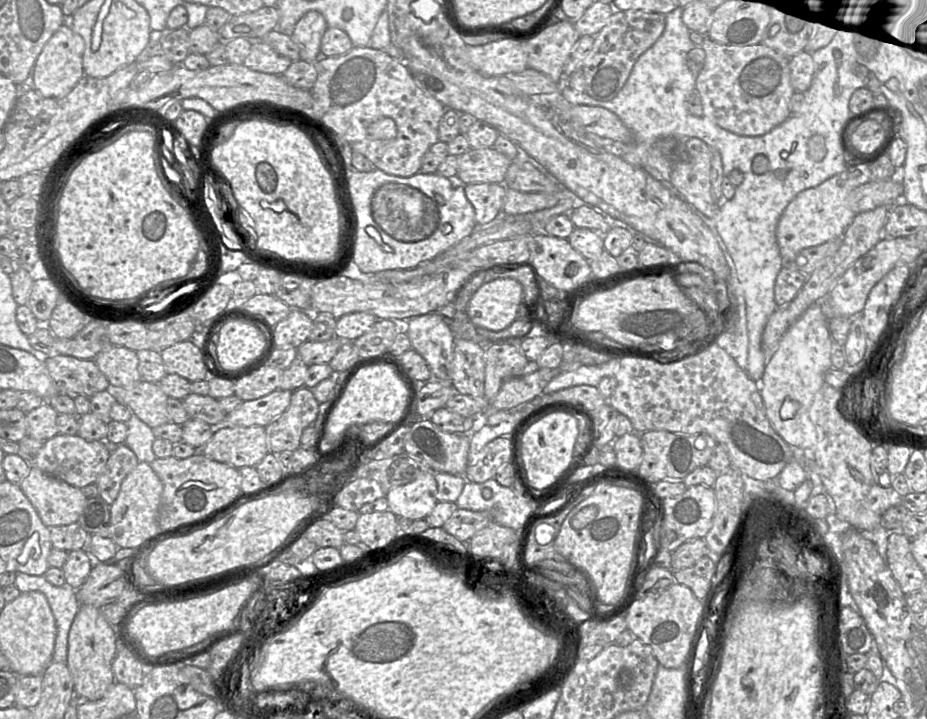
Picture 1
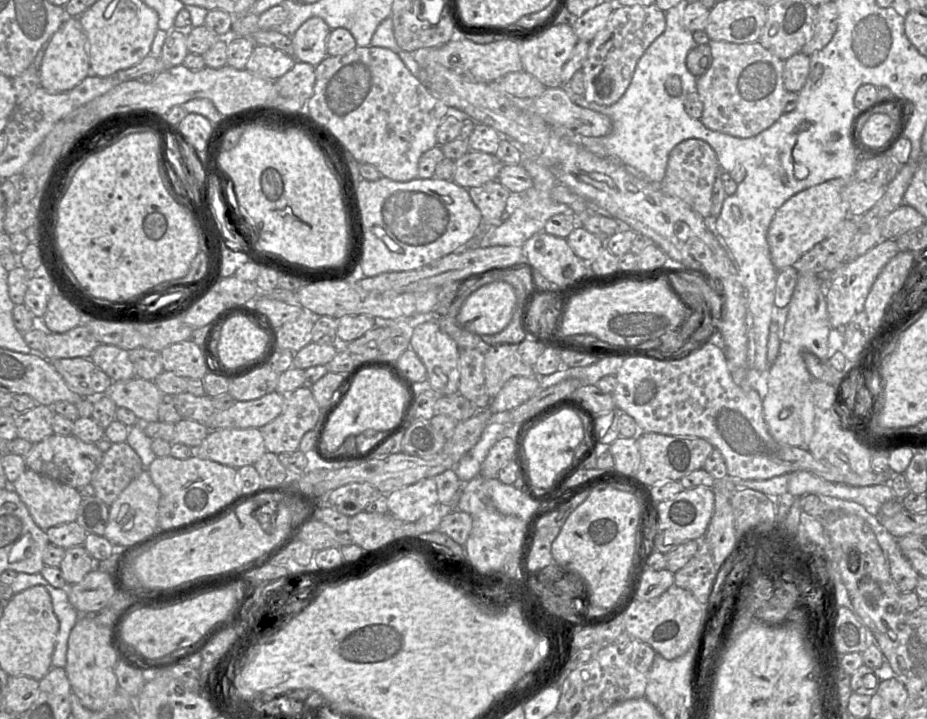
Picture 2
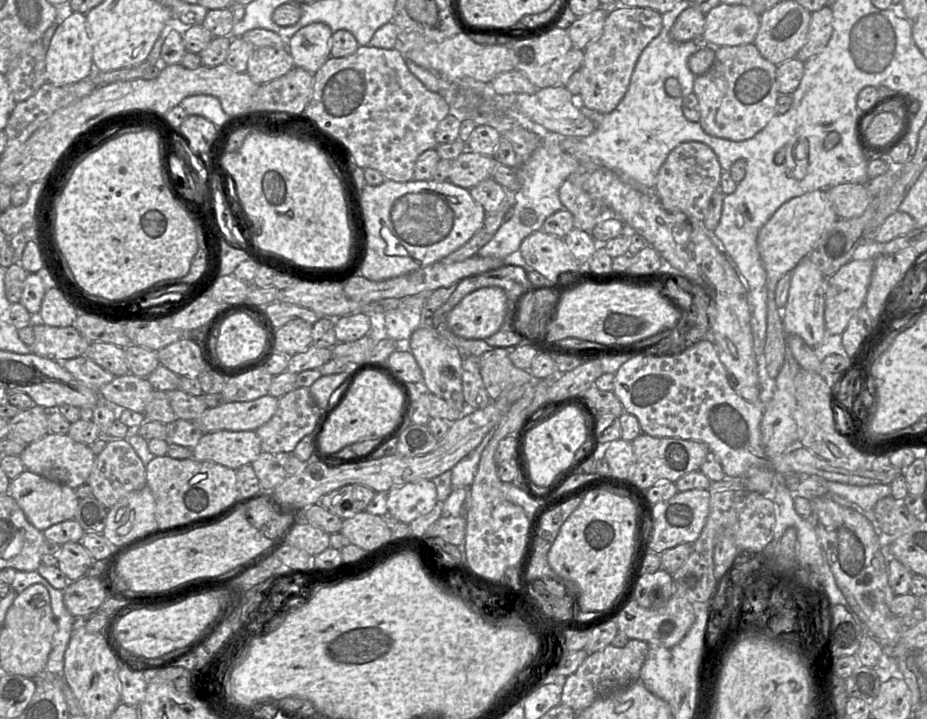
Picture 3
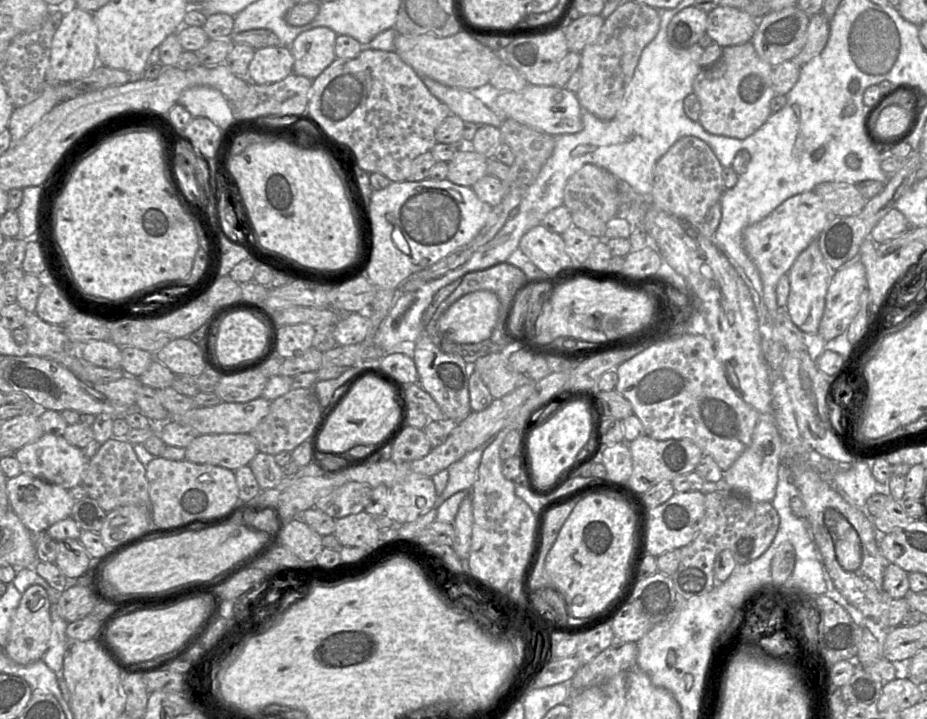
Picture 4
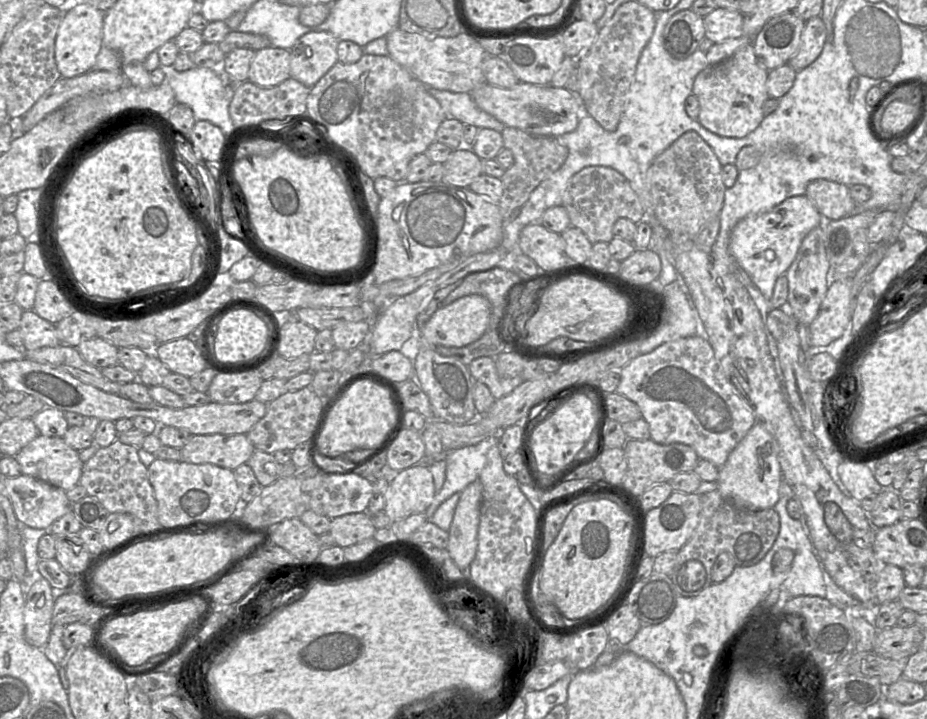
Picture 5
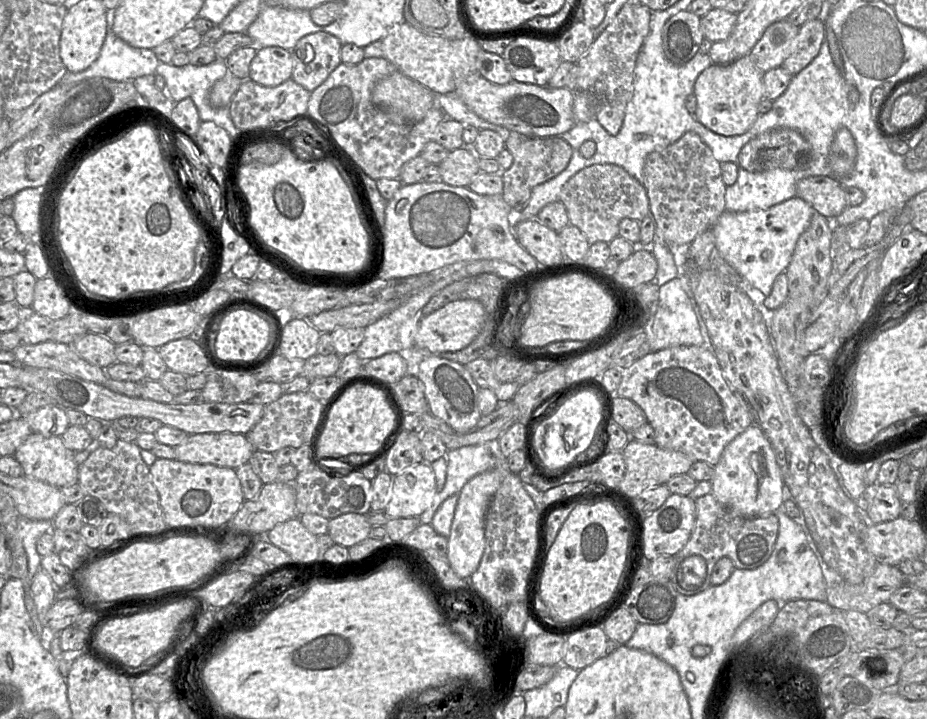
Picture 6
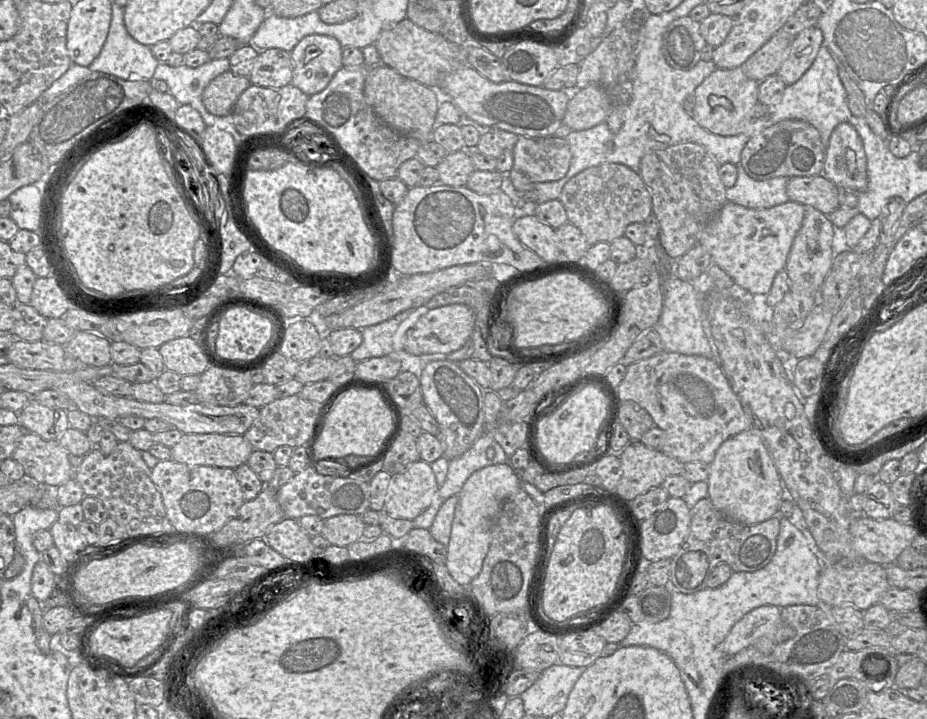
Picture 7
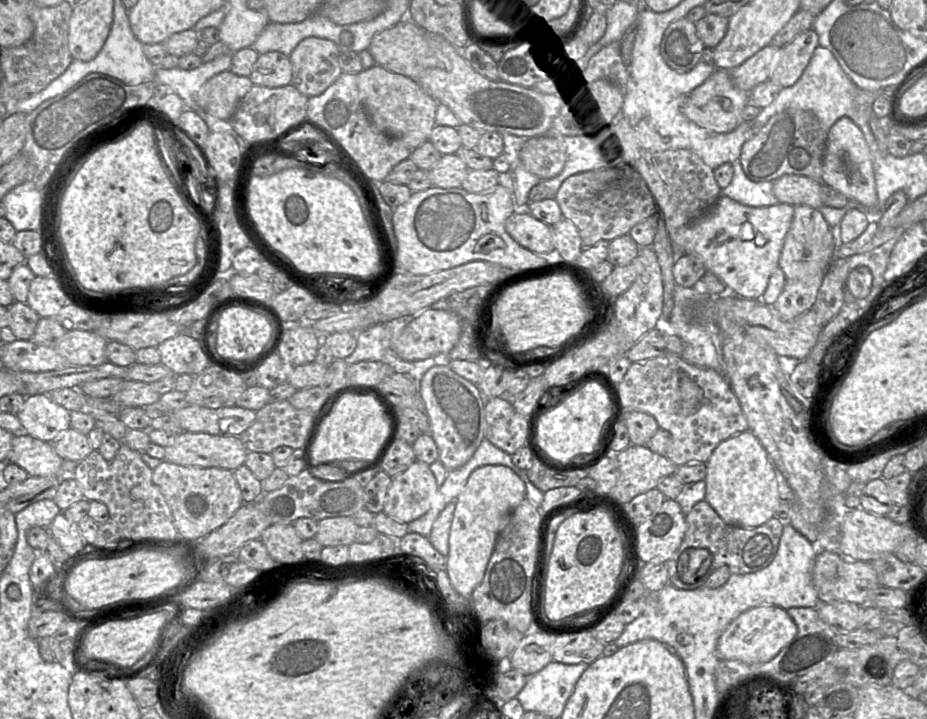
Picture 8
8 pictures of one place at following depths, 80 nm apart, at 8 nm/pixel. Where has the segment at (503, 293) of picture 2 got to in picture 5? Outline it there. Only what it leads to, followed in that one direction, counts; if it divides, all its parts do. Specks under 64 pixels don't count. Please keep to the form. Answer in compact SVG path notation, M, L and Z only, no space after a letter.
M474 294L461 297L449 305L441 305L420 330L422 347L445 346L460 348L477 341L487 330L491 304L483 296Z

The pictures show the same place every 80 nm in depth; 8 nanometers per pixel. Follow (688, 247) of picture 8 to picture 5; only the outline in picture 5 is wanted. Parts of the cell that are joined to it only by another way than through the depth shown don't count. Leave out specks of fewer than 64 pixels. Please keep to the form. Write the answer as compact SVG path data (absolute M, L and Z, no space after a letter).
M805 195L793 196L768 212L749 215L739 221L731 232L729 251L769 301L777 278L785 275L805 236L823 222L823 217Z

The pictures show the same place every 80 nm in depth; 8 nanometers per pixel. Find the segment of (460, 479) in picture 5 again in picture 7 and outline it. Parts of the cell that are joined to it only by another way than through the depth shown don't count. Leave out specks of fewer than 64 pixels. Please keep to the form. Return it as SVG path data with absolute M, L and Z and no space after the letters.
M483 433L474 444L461 456L449 460L448 472L446 479L438 491L435 493L431 505L413 520L413 528L430 529L434 518L441 505L449 497L458 495L466 480L477 470L486 466L506 464L514 471L517 471L510 463L509 457L505 454L502 447L492 438L489 433Z

